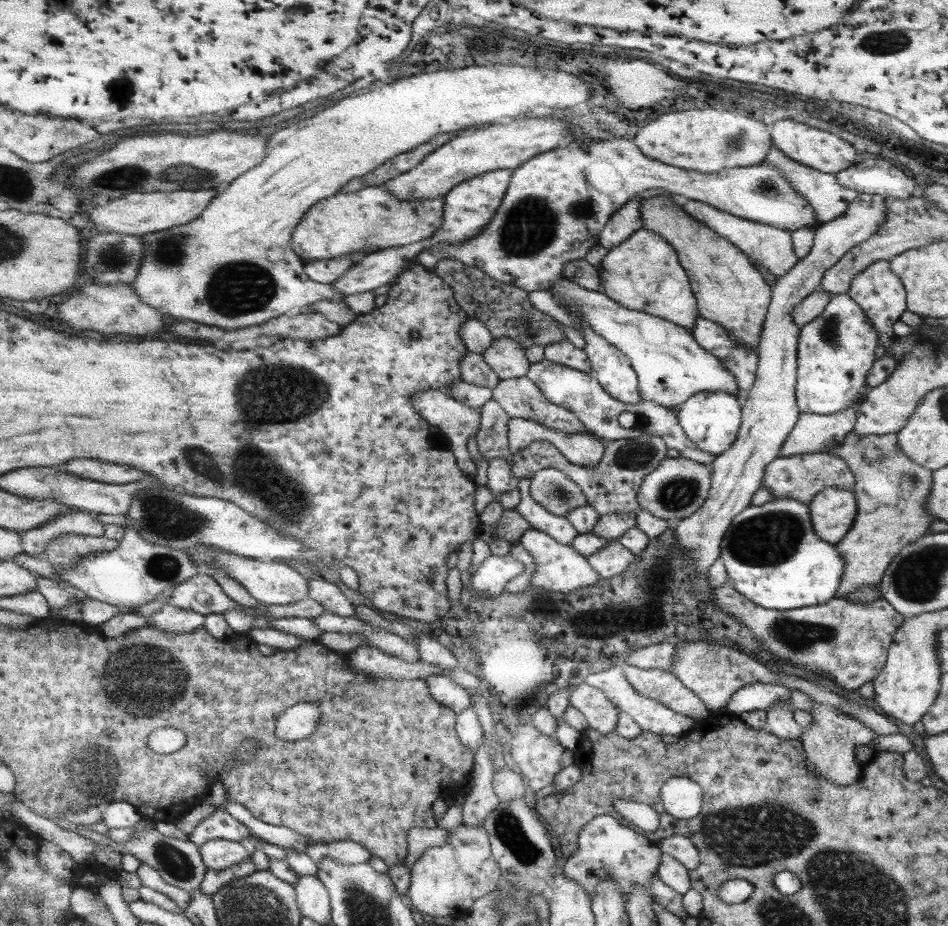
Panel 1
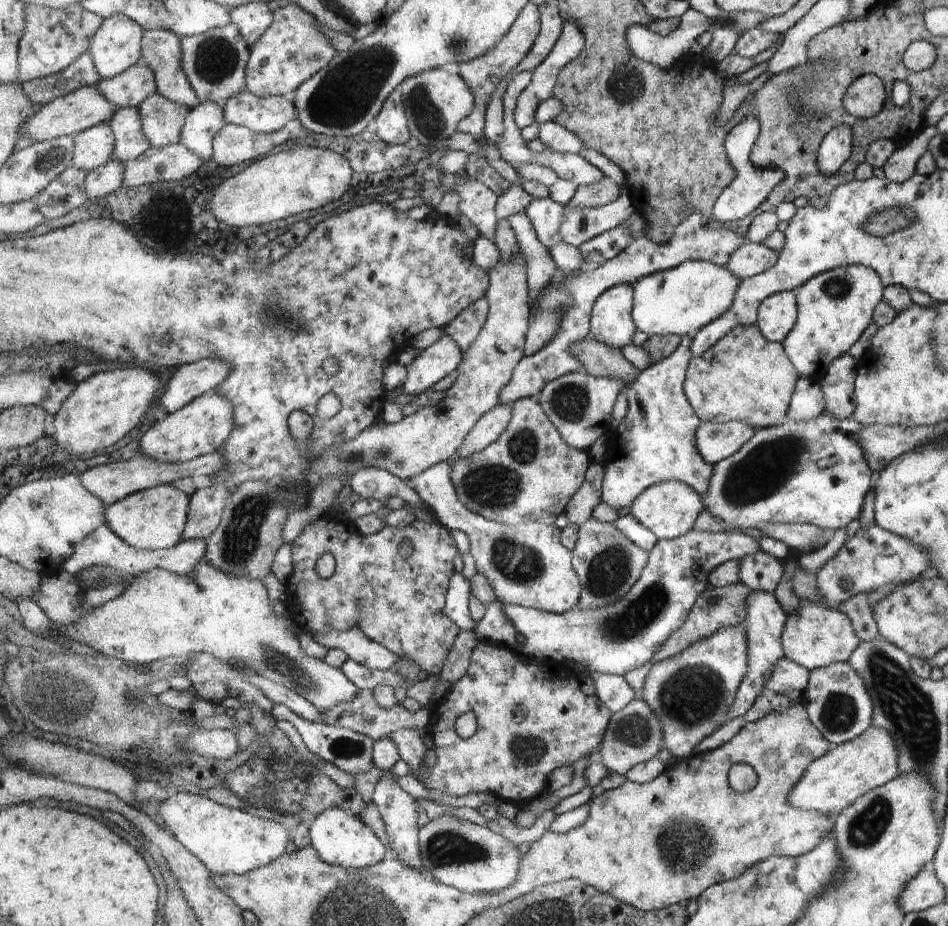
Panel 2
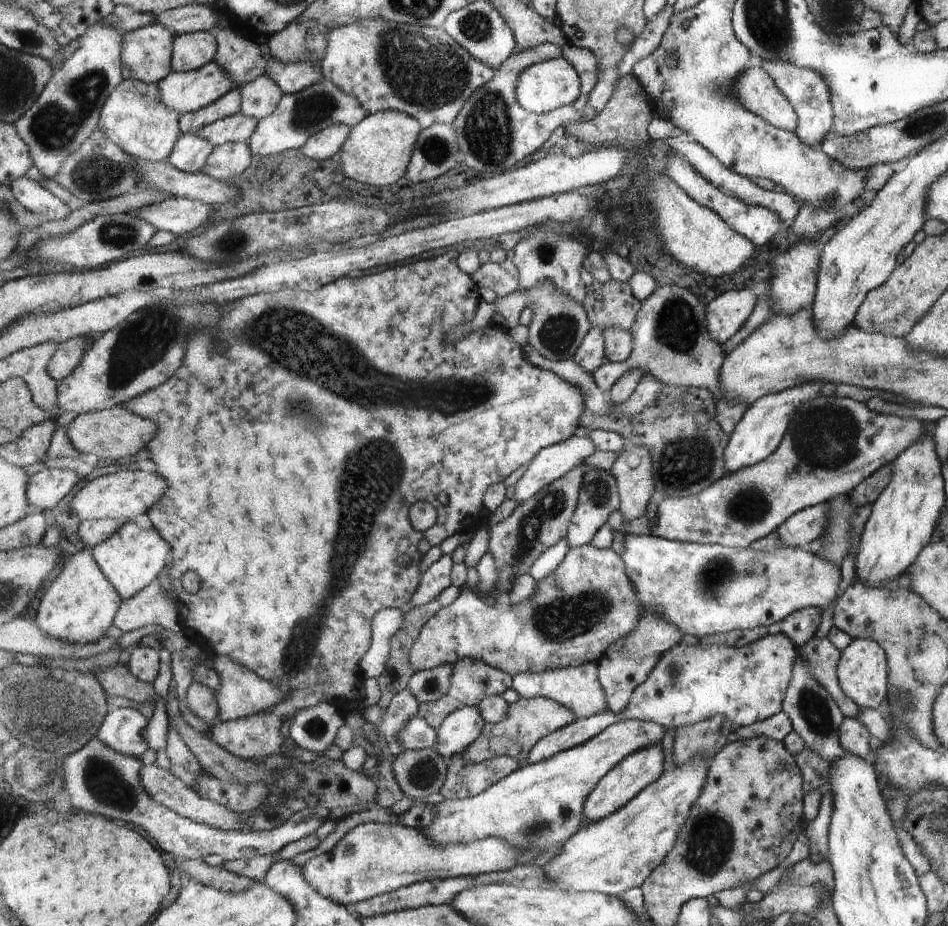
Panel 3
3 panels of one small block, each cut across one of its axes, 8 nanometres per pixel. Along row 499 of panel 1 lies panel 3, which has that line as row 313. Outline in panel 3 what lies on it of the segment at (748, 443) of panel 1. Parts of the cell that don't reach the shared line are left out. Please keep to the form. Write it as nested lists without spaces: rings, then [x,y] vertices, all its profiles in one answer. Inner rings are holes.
[[[731,290],[715,296],[705,306],[705,326],[715,344],[729,341],[745,324],[757,304],[751,290]]]

